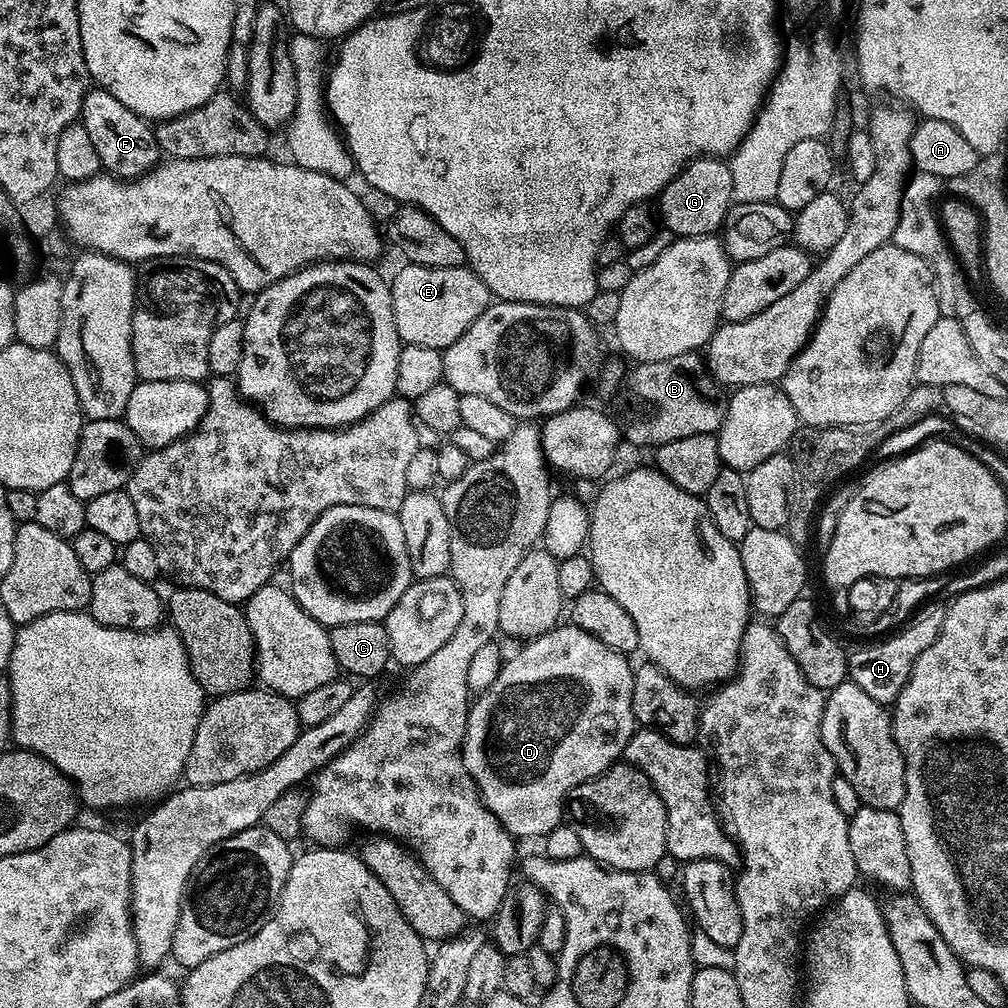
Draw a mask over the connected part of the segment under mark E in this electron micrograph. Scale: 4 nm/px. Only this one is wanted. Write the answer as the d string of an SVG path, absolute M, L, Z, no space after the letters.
M408 264L396 277L391 277L390 287L398 334L404 344L414 346L430 346L441 350L449 348L458 338L462 338L462 334L466 334L470 322L474 322L474 318L478 318L478 314L482 314L482 310L486 310L490 303L486 282L482 282L482 278L478 278L478 274L467 266L427 268L421 264Z

